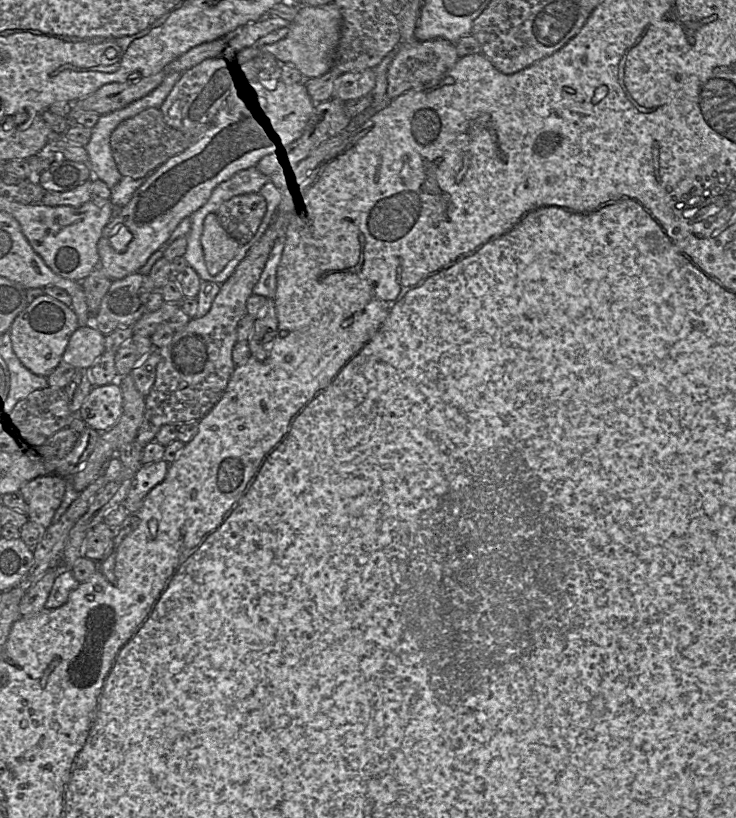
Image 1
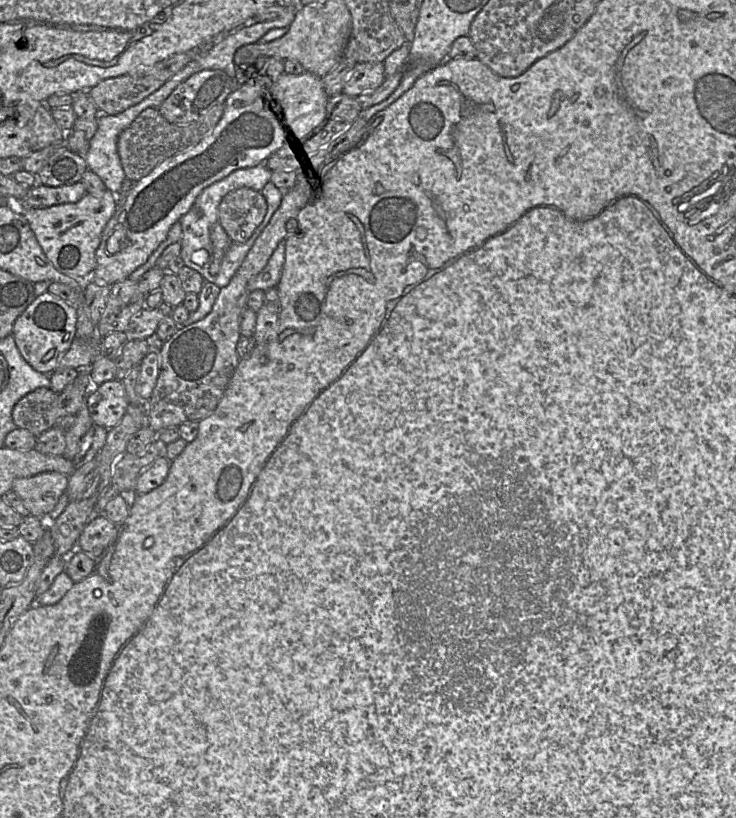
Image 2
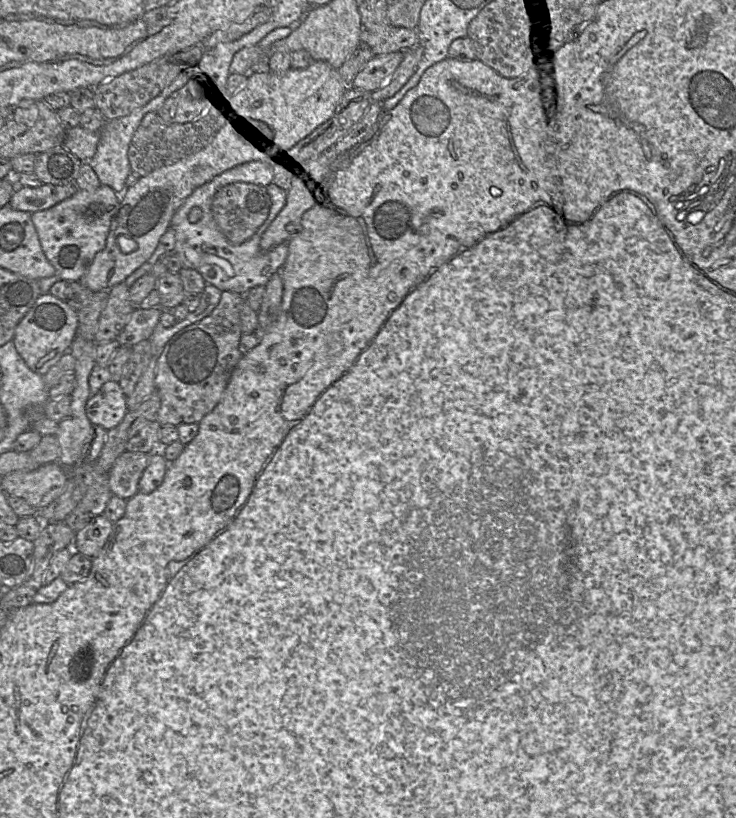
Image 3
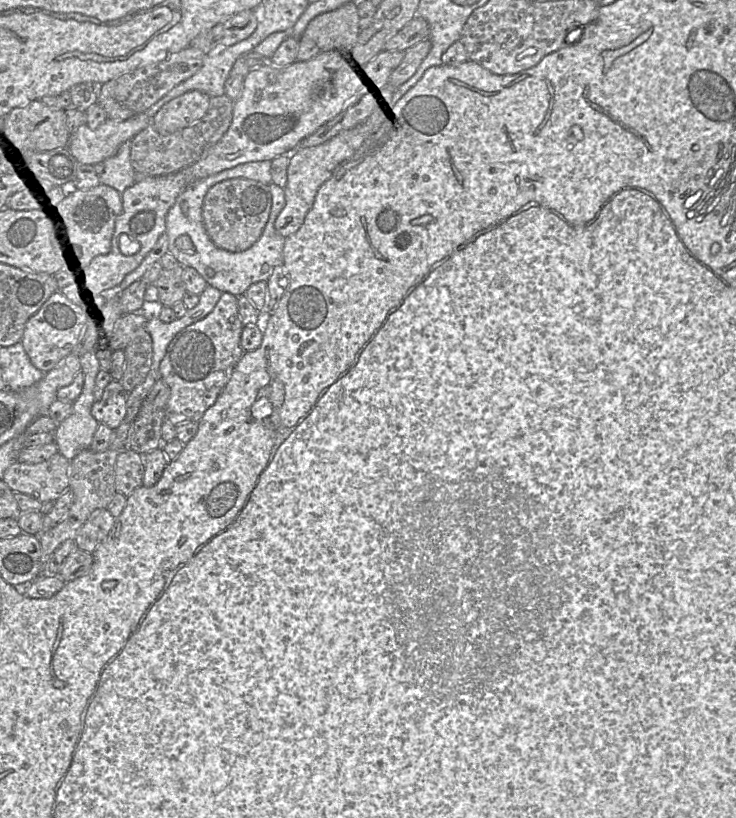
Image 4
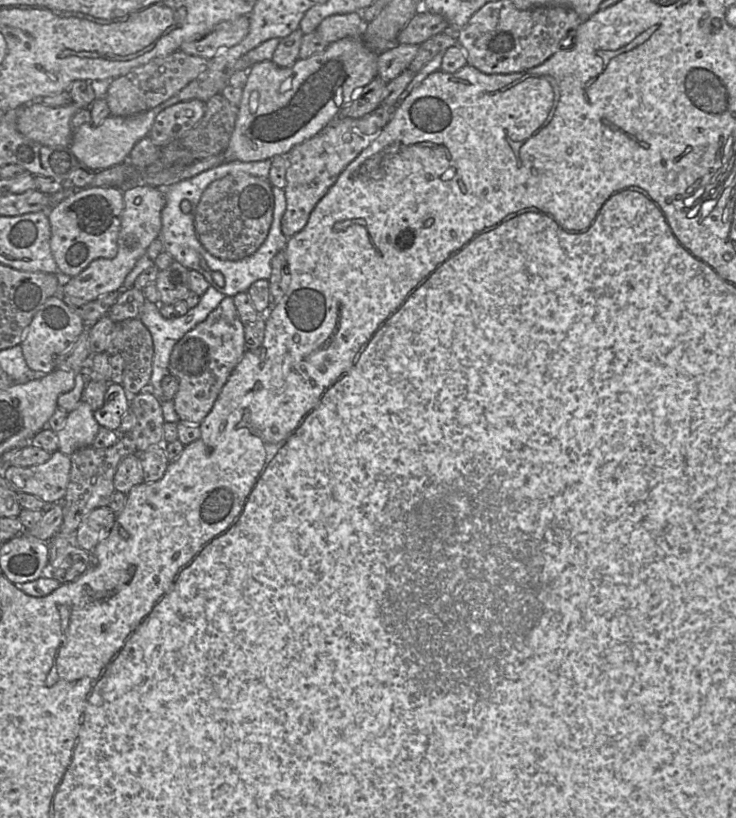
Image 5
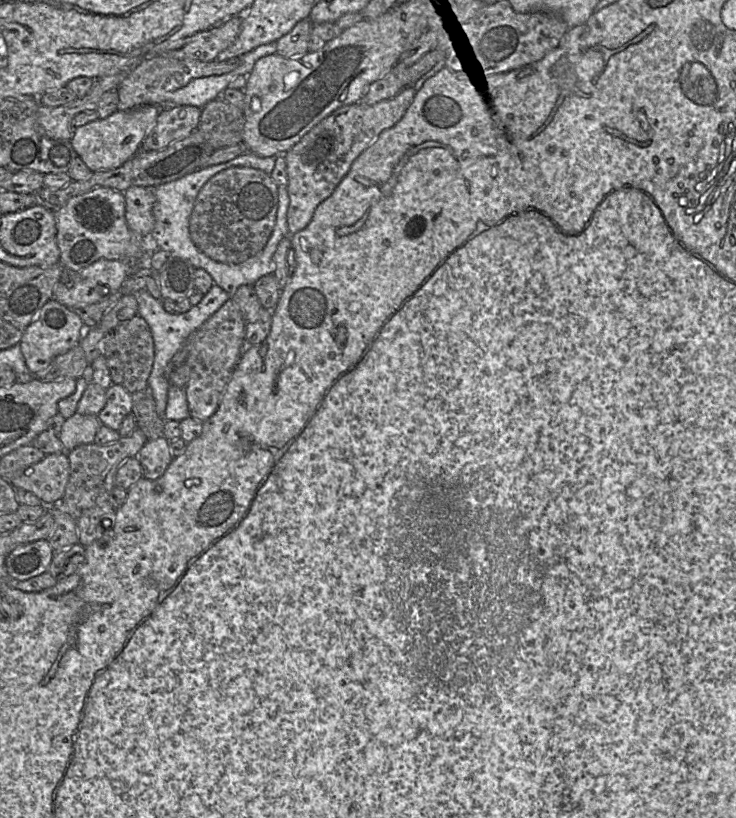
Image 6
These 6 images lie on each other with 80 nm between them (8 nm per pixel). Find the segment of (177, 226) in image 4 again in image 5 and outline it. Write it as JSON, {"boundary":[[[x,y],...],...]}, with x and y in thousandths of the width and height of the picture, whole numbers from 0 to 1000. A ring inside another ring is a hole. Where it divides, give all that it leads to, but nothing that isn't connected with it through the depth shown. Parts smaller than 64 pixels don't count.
{"boundary":[[[370,194],[341,198],[303,198],[296,203],[279,208],[257,219],[247,220],[223,230],[216,230],[223,235],[226,241],[226,249],[219,259],[220,279],[215,290],[221,297],[223,307],[227,307],[238,319],[253,328],[273,334],[284,345],[285,350],[293,352],[307,362],[318,363],[326,357],[336,356],[345,345],[353,341],[367,341],[370,335],[370,317],[378,308],[386,306],[393,292],[385,286],[382,278],[382,269],[390,252],[387,232],[374,227],[370,229],[372,237],[372,259],[371,271],[364,289],[348,308],[322,319],[295,315],[285,311],[272,297],[264,276],[269,248],[272,247],[279,231],[289,221],[303,218],[307,214],[325,210],[333,210],[342,215],[364,219],[368,203]],[[249,244],[257,244],[260,248],[260,258],[257,260],[250,260],[246,257],[246,247]]]}

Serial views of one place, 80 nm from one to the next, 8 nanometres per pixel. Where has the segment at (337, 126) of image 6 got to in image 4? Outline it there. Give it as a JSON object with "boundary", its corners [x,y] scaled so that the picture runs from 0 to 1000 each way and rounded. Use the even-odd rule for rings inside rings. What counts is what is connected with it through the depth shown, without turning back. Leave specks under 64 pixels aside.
{"boundary":[[[486,153],[465,160],[439,176],[420,181],[405,181],[394,188],[390,226],[386,230],[387,252],[374,270],[374,280],[382,289],[390,291],[406,281],[425,252],[433,230],[450,218],[457,205],[478,193],[514,158],[515,155]]]}

